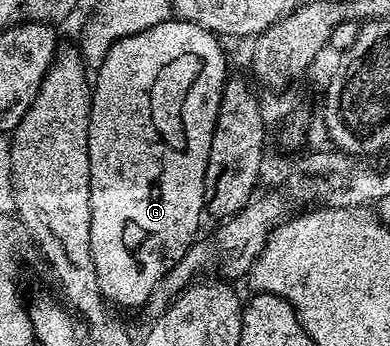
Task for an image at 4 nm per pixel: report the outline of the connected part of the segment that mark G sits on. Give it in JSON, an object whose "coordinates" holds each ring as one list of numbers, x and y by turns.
{"coordinates":[[172,18,161,22,157,26,153,26,149,30,141,30,132,36,121,38,109,50,109,54,105,54,103,65,94,73,93,87,91,90,91,117,89,118,89,174,91,175,91,225,89,226,89,246,93,254,93,266,97,274,97,282,99,283,99,291,112,305,120,304,123,308,139,308,142,309,147,303,149,294,157,286,157,282,161,282,161,278,173,265,191,249,192,244,196,243,199,232,199,219,205,216,205,201,203,199,203,180,207,176,207,163,209,162,209,150,213,142,213,134,215,133,215,123,217,122,217,114,221,106,221,98,223,97,223,88,229,79,229,71,227,72,227,56,223,53,220,37,210,32,208,28,203,28,200,24,193,23,192,20,181,20]]}

